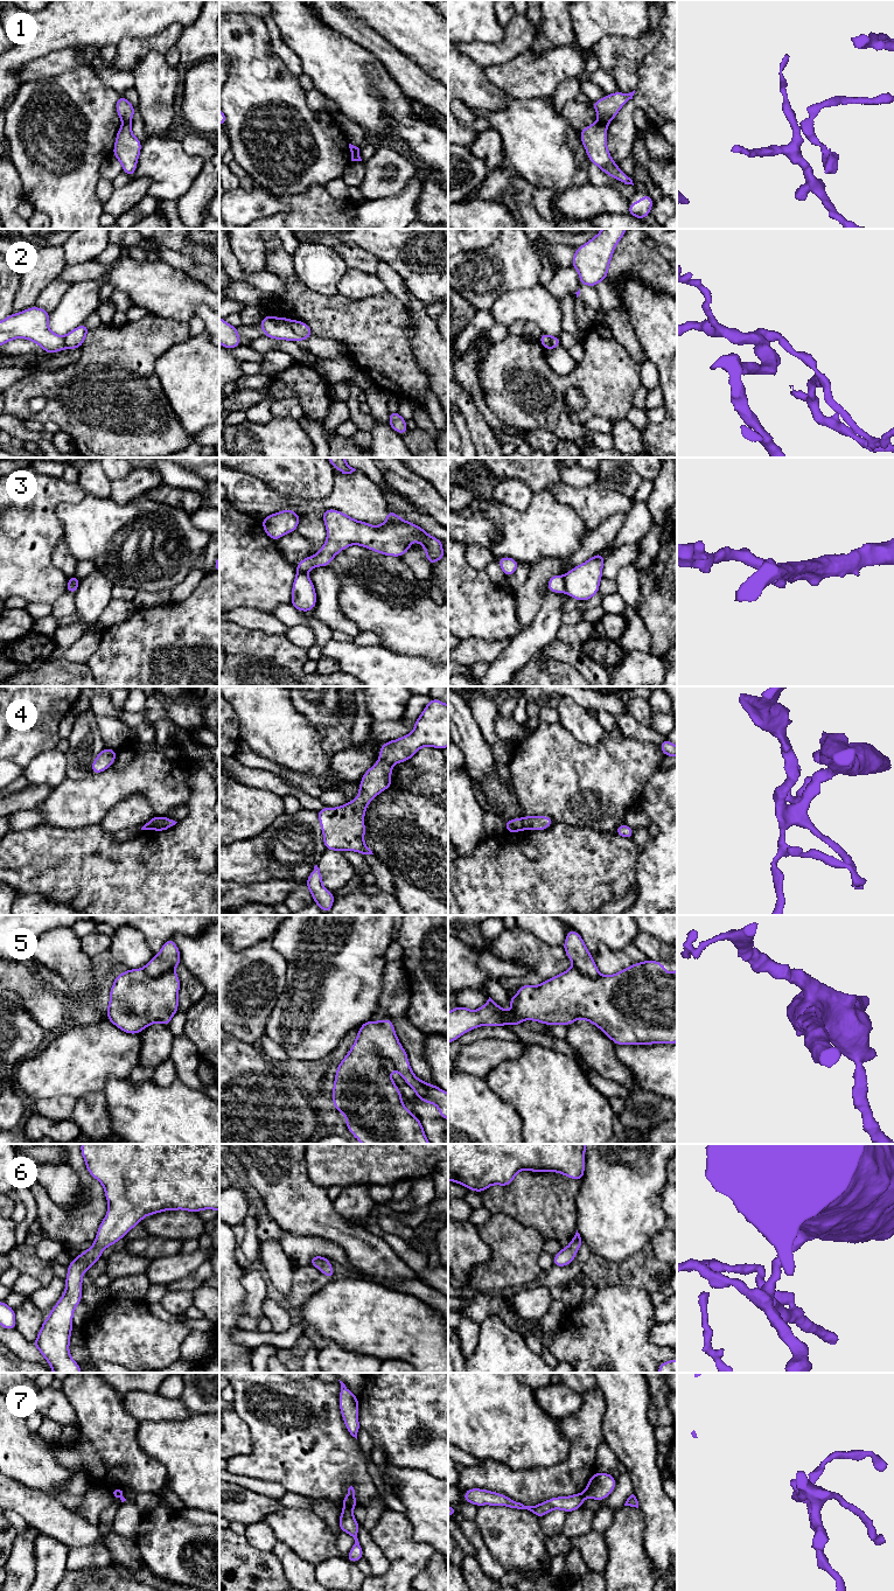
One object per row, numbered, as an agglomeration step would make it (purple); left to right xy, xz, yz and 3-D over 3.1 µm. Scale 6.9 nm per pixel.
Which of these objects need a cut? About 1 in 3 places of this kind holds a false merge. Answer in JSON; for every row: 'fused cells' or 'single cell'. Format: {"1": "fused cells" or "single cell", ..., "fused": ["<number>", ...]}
{"1": "fused cells", "2": "fused cells", "3": "fused cells", "4": "fused cells", "5": "fused cells", "6": "single cell", "7": "fused cells", "fused": ["1", "2", "3", "4", "5", "7"]}

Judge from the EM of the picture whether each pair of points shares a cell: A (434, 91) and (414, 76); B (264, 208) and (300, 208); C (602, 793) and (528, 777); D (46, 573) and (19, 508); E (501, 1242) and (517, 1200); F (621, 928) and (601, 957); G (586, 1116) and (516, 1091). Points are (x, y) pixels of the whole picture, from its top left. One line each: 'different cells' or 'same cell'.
A: same cell
B: different cells
C: same cell
D: same cell
E: different cells
F: different cells
G: same cell

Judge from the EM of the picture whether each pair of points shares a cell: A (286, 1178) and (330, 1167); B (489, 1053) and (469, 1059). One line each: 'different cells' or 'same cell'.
A: different cells
B: same cell

